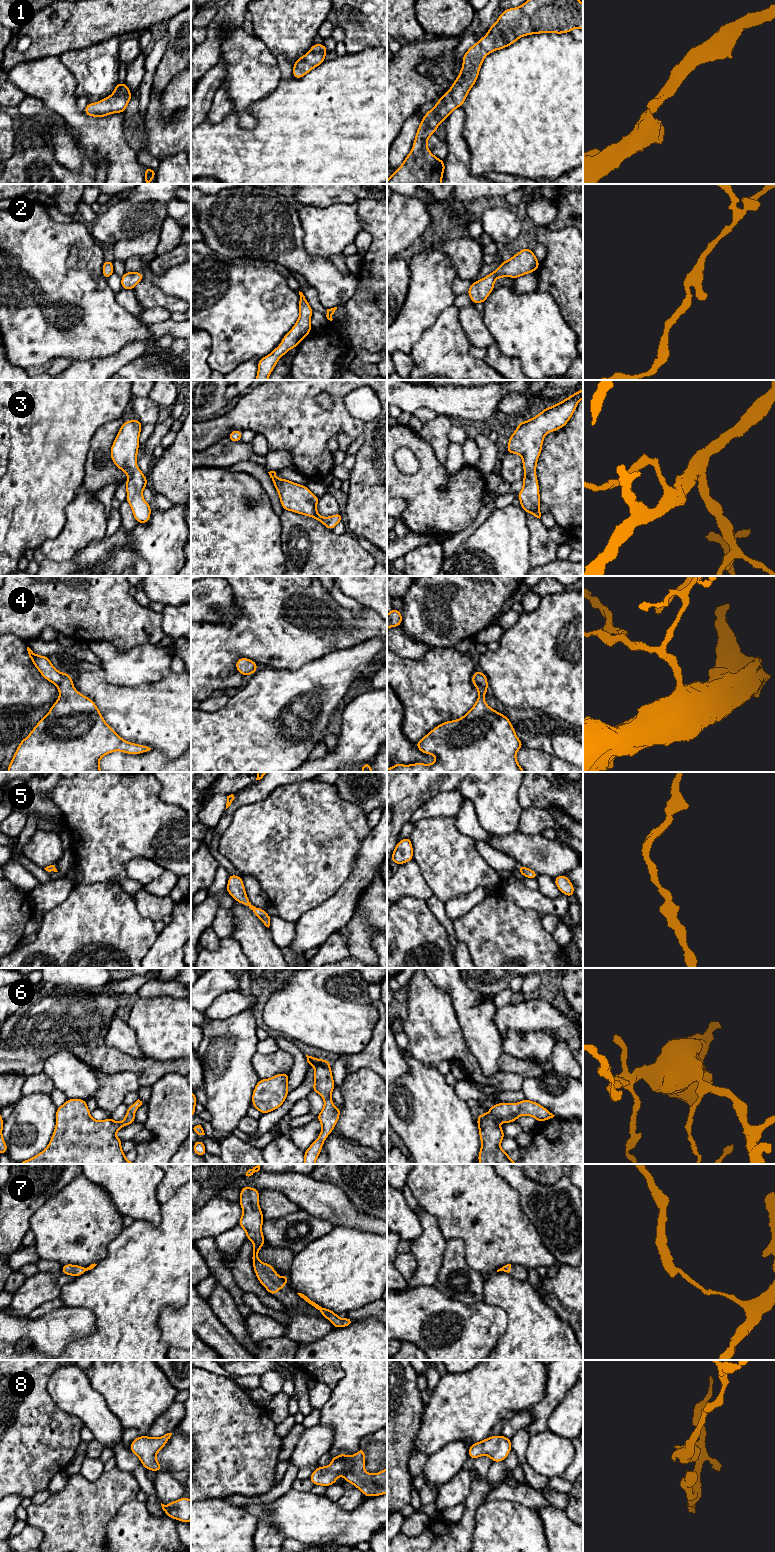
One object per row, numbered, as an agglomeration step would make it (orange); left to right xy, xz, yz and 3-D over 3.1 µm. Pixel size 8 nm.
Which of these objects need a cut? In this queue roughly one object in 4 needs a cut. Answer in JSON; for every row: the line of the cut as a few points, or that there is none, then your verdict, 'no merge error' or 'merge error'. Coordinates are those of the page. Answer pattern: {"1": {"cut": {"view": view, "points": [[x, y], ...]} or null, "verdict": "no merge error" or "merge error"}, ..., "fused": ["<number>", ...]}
{"1": {"cut": null, "verdict": "no merge error"}, "2": {"cut": null, "verdict": "no merge error"}, "3": {"cut": null, "verdict": "no merge error"}, "4": {"cut": null, "verdict": "no merge error"}, "5": {"cut": null, "verdict": "no merge error"}, "6": {"cut": null, "verdict": "no merge error"}, "7": {"cut": {"view": "xz", "points": [[281, 1278], [286, 1283]]}, "verdict": "merge error"}, "8": {"cut": null, "verdict": "no merge error"}, "fused": ["7"]}

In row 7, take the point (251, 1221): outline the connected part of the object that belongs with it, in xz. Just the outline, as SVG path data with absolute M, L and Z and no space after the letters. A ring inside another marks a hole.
M244 1186L240 1191L239 1203L243 1214L238 1225L245 1230L246 1239L253 1241L252 1262L259 1282L274 1296L286 1283L271 1264L263 1263L258 1259L258 1252L266 1243L262 1234L264 1218L259 1206L259 1192L257 1188L248 1186Z

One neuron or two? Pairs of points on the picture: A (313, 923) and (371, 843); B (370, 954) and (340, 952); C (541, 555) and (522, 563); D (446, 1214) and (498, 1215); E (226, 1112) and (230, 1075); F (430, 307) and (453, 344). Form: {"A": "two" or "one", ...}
{"A": "one", "B": "two", "C": "two", "D": "one", "E": "one", "F": "two"}

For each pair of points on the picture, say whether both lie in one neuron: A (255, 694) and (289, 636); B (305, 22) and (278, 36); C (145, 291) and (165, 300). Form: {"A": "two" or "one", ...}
{"A": "two", "B": "one", "C": "one"}

